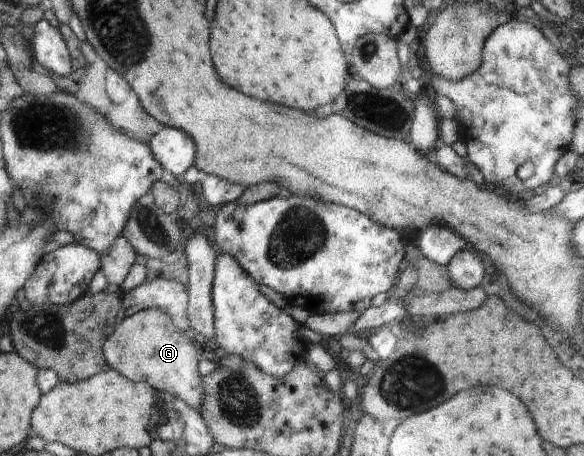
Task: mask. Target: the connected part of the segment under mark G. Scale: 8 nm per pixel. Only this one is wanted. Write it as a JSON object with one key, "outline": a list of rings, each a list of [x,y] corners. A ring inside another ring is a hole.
{"outline":[[[146,308],[128,317],[121,317],[115,330],[107,337],[103,345],[103,356],[108,367],[114,368],[126,379],[138,382],[148,382],[155,391],[166,391],[172,397],[182,398],[190,407],[200,411],[203,392],[202,377],[198,374],[198,355],[192,344],[191,334],[179,330],[173,319],[160,308]]]}

